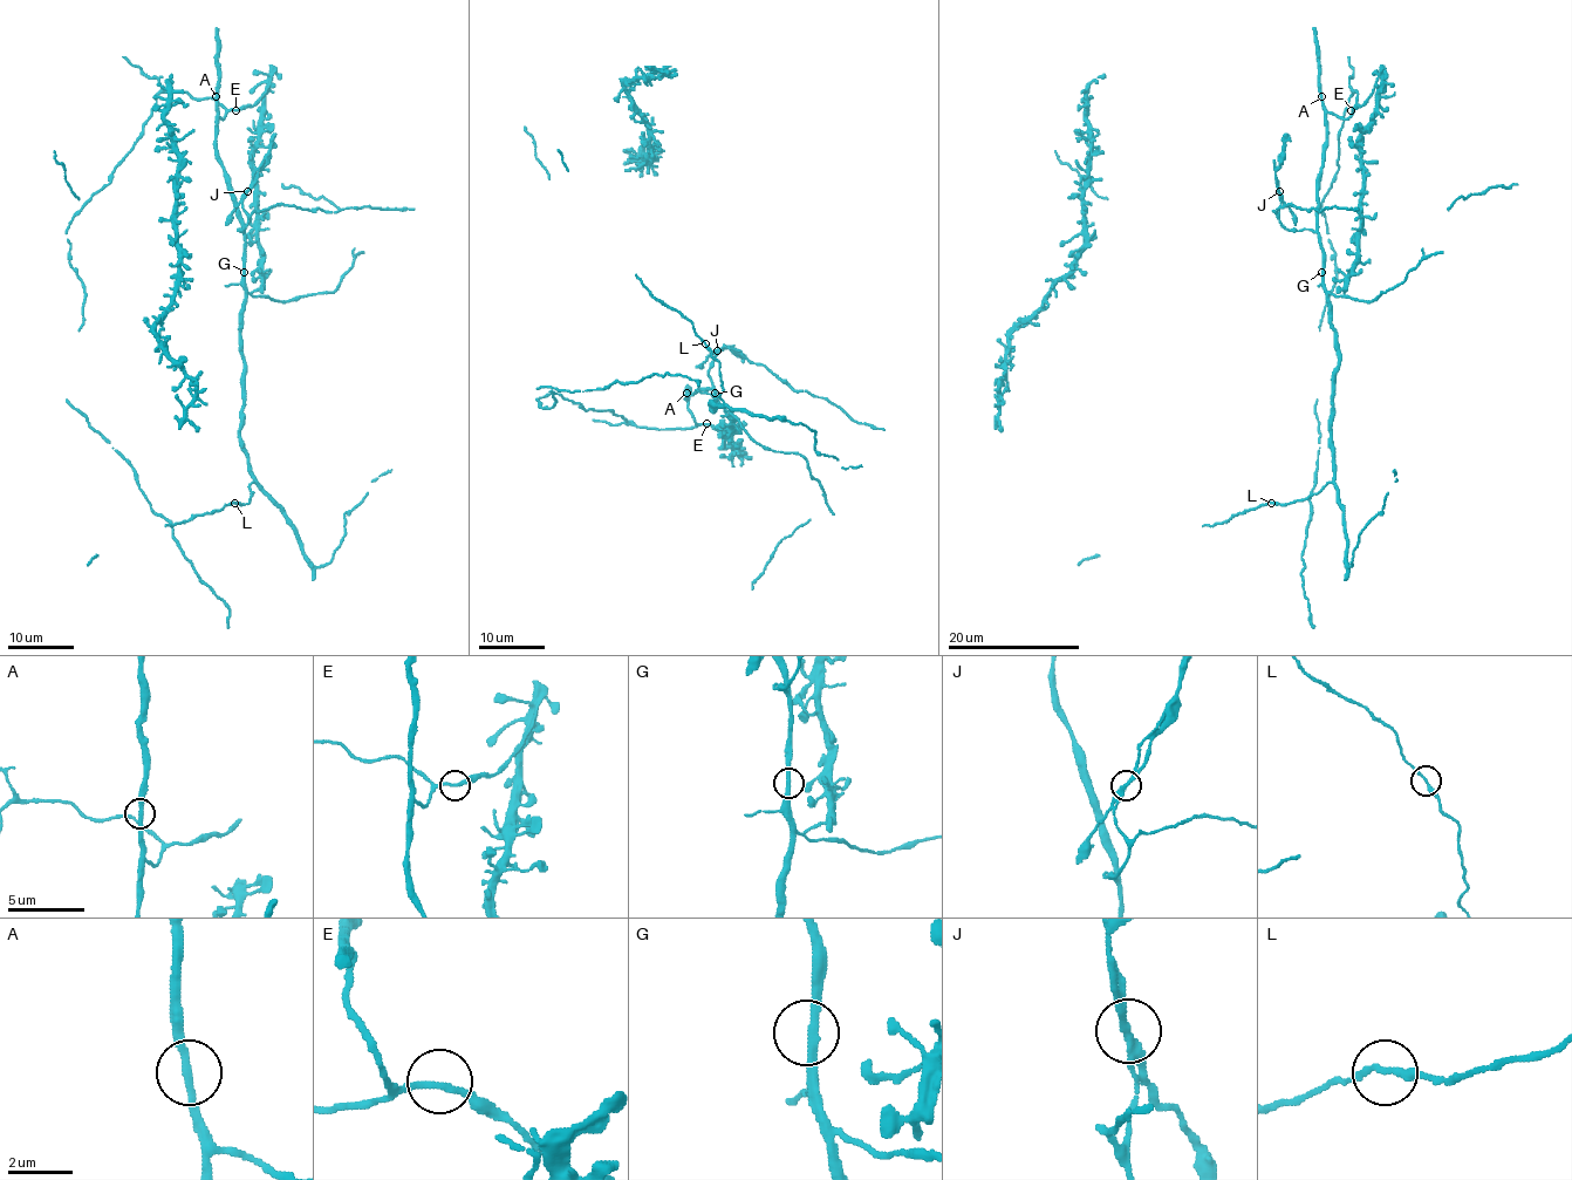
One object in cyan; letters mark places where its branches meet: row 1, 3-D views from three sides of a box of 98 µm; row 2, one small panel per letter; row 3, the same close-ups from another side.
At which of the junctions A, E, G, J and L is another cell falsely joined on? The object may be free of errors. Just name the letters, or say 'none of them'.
J

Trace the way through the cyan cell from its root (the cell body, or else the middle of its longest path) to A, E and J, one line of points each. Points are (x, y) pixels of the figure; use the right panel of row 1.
A: (1337, 115), (1325, 108), (1321, 96)
E: (1337, 115), (1348, 118), (1351, 110)
J: (1337, 115), (1326, 115), (1326, 148), (1320, 172), (1314, 230), (1289, 230), (1280, 222), (1278, 191)

